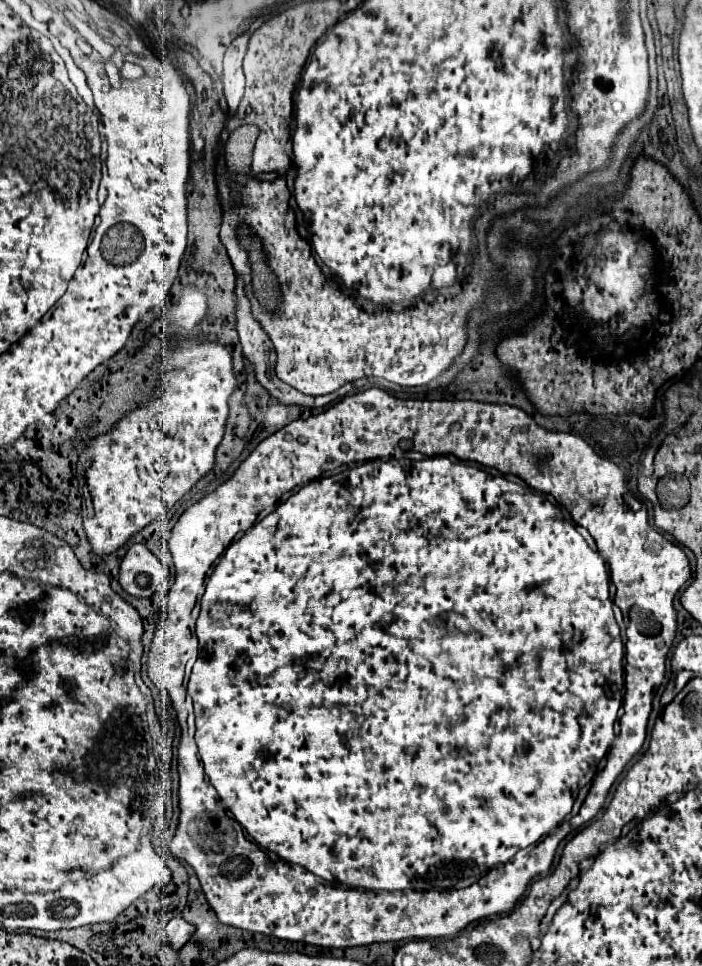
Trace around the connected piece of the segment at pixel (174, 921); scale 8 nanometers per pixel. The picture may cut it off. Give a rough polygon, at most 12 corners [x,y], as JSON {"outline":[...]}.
{"outline":[[181,916],[167,922],[167,942],[175,950],[187,944],[195,928]]}

